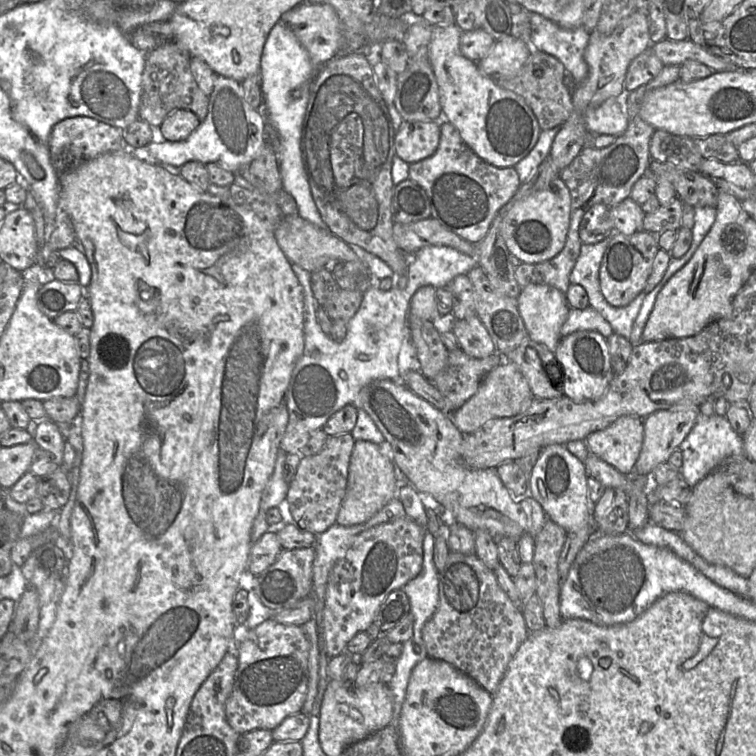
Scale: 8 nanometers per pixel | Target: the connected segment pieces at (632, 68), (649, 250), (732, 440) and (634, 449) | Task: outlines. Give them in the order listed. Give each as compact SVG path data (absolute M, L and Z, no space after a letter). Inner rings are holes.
M649 47L631 62L624 82L625 93L647 85L661 73L664 67L664 64Z
M646 231L632 235L617 233L612 238L603 254L599 269L600 289L611 306L625 307L644 290L659 250L657 235Z
M713 414L700 416L695 426L679 447L682 454L680 477L693 488L712 472L723 460L731 456L744 456L742 436L731 427L726 416Z
M623 416L607 428L590 434L586 445L590 453L625 476L632 476L644 440L643 419Z

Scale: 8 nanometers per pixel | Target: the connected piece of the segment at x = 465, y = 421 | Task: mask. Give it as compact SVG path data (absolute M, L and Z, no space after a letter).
M503 361L485 376L475 395L451 414L451 420L463 435L468 435L492 420L518 415L533 398L535 397L521 371L514 364Z

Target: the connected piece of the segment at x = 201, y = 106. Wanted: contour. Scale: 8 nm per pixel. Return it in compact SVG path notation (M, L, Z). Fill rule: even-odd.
M175 42L160 43L154 50L145 53L145 69L142 80L142 96L139 118L150 126L161 126L173 111L192 111L201 121L208 114L209 96L197 85L190 69L191 55Z

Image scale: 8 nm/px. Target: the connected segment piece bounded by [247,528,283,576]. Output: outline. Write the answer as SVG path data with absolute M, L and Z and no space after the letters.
M270 528L252 545L247 570L255 576L260 575L276 561L282 551L276 528Z

